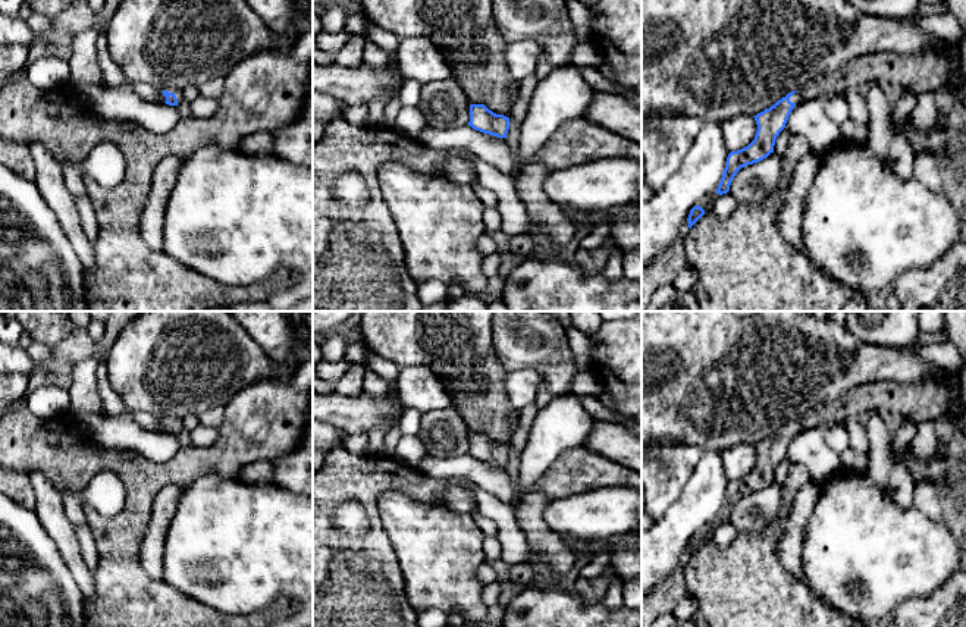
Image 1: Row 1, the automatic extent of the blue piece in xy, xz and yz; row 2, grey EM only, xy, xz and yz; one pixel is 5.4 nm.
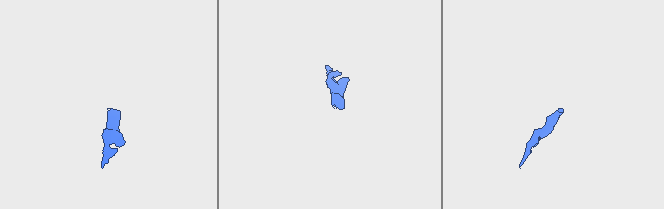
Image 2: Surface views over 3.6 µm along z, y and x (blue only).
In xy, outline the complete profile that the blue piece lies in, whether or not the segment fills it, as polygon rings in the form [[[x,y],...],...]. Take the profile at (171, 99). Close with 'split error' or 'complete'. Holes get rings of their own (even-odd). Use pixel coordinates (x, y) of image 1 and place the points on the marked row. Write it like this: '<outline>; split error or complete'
[[[134,84],[134,90],[139,97],[151,103],[166,103],[169,106],[178,106],[178,100],[181,98],[181,94],[169,93],[164,90],[161,91],[148,84]]]; split error

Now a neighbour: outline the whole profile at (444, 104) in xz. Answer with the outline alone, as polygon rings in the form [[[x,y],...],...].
[[[454,78],[423,85],[421,100],[417,106],[427,126],[435,129],[455,129],[470,122],[470,103]]]

